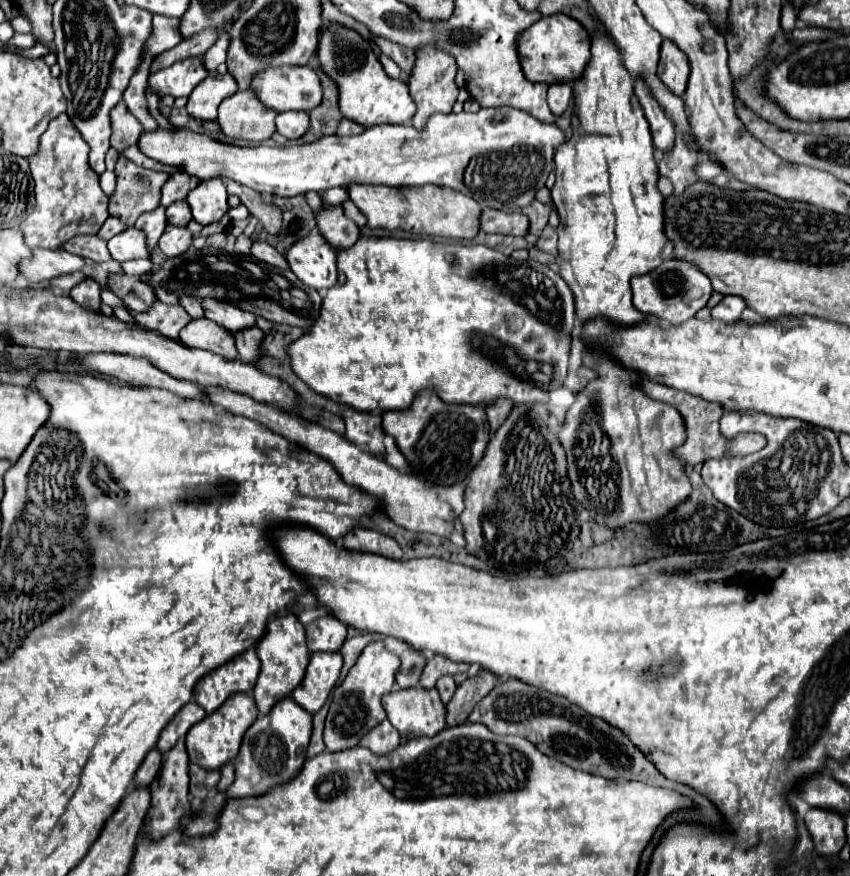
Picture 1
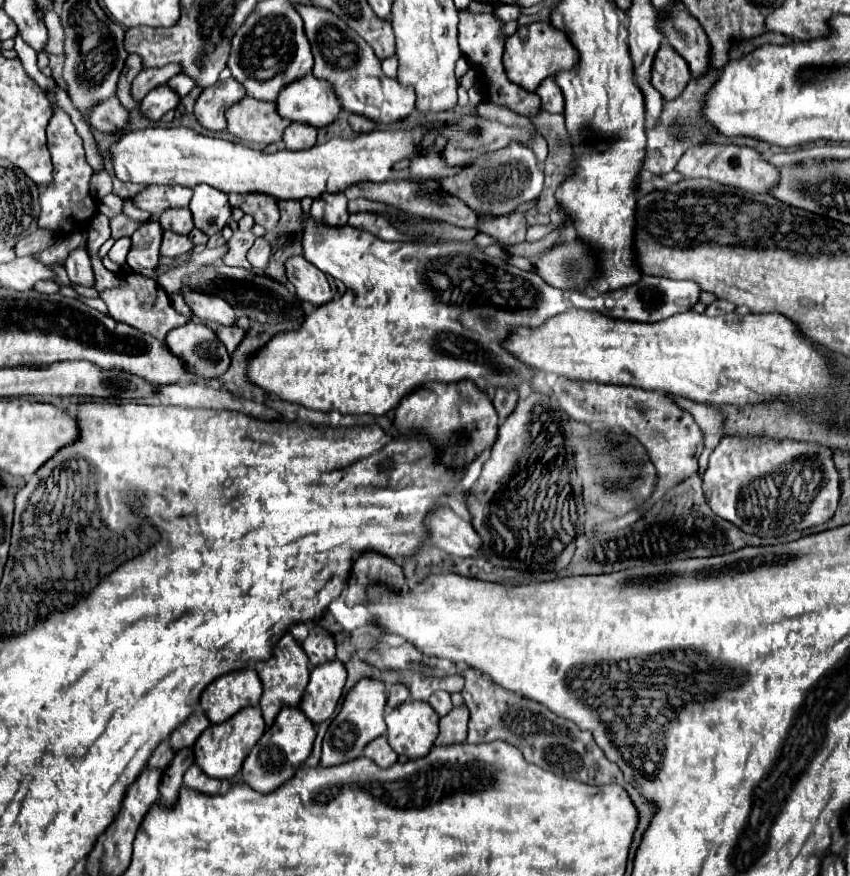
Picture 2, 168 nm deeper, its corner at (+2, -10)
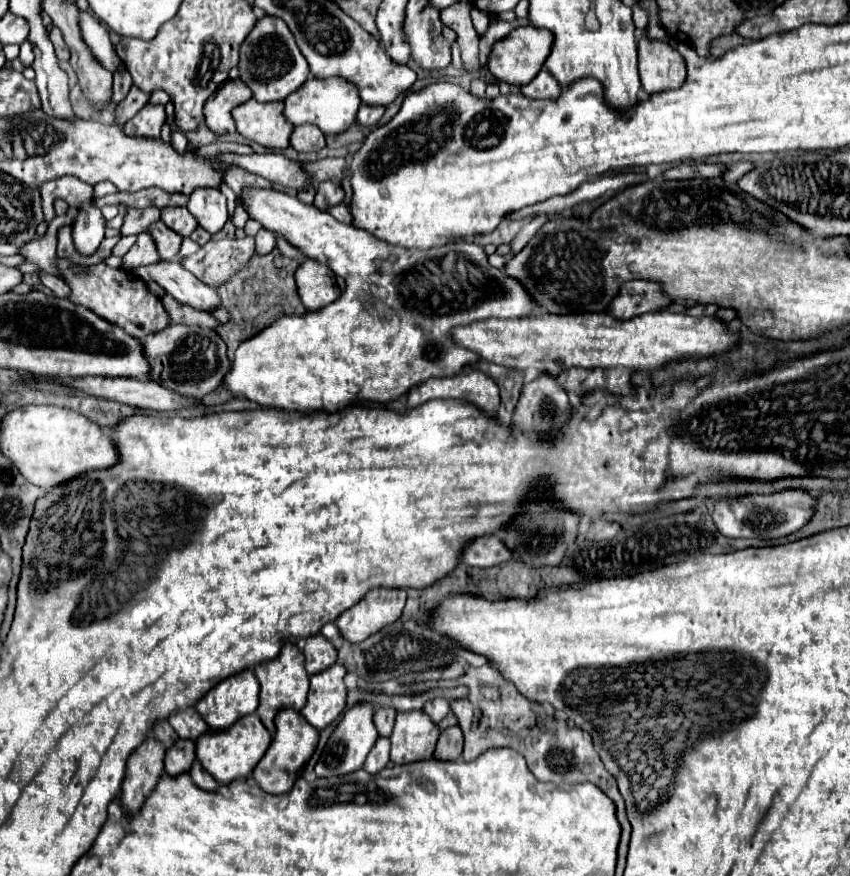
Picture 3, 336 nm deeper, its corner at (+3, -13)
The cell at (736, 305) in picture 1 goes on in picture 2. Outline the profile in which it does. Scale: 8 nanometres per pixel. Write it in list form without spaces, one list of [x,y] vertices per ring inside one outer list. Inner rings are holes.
[[[715,300],[715,302],[711,302],[711,304],[707,306],[705,314],[709,314],[709,316],[719,316],[719,314],[723,314],[723,312],[733,312],[733,310],[735,310],[735,304],[731,304],[731,302],[727,302],[727,300]]]

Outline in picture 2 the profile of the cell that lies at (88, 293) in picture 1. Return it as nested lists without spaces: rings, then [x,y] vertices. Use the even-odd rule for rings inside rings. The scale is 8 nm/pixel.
[[[81,246],[81,248],[75,248],[73,252],[69,252],[69,256],[65,260],[65,270],[67,270],[71,282],[83,284],[83,286],[93,286],[95,276],[91,272],[87,246]]]

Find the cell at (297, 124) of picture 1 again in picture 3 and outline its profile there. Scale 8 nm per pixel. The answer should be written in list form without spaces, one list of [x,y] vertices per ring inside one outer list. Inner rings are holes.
[[[300,125],[300,127],[294,127],[290,145],[300,153],[308,153],[308,151],[320,151],[326,145],[326,141],[324,141],[324,133],[318,127]]]

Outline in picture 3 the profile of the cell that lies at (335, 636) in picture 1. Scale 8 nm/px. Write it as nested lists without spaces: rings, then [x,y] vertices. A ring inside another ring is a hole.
[[[310,635],[304,647],[308,675],[320,673],[336,663],[336,647],[324,635]]]

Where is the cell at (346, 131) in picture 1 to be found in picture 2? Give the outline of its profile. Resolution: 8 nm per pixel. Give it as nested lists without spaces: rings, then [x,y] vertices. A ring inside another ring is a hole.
[[[349,116],[349,124],[355,132],[363,134],[363,132],[371,132],[375,128],[375,122],[373,120],[367,120],[365,116]]]

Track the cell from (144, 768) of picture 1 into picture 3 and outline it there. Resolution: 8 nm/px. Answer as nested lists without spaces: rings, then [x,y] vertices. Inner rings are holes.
[[[158,723],[158,725],[154,725],[152,735],[154,735],[160,743],[164,743],[166,749],[170,749],[174,741],[178,741],[178,735],[174,733],[174,729],[172,729],[168,723]]]

